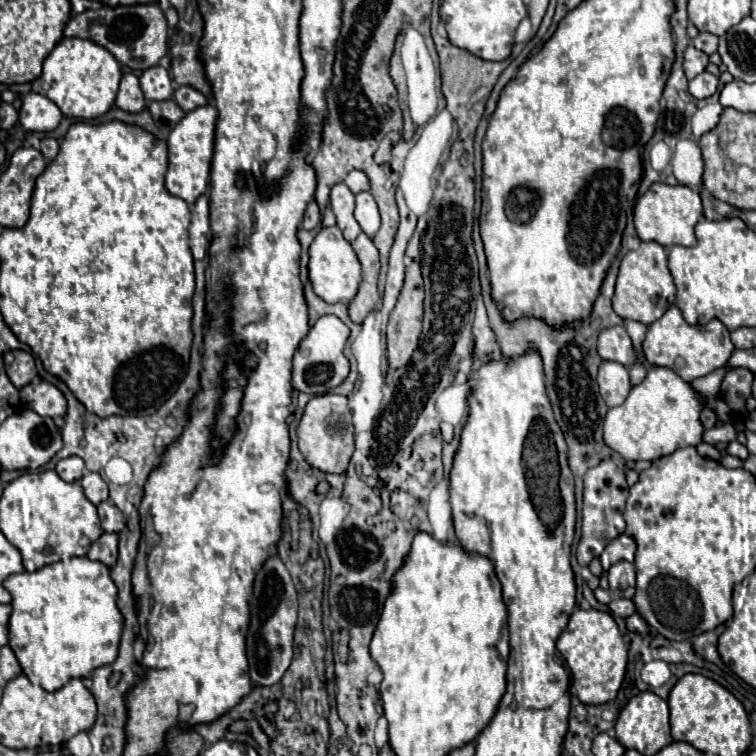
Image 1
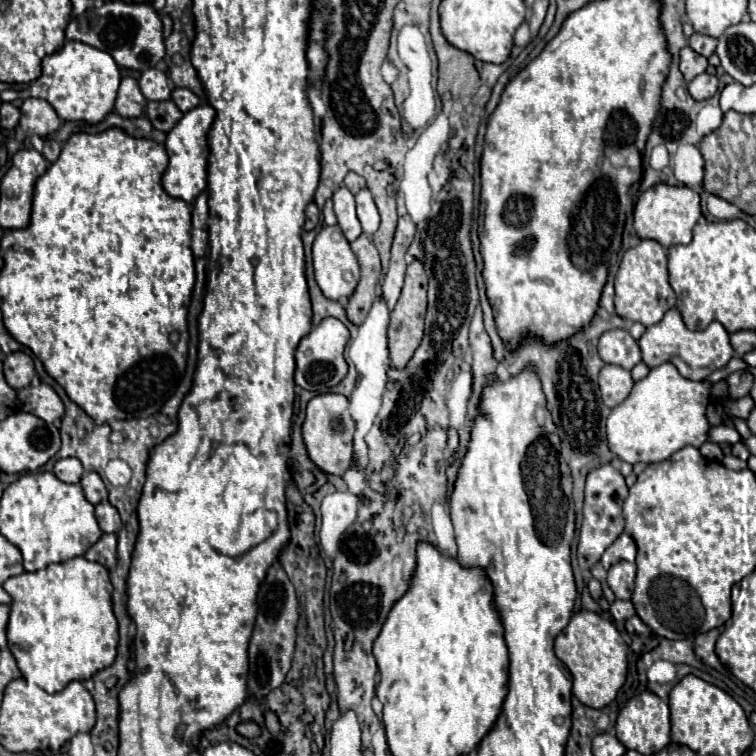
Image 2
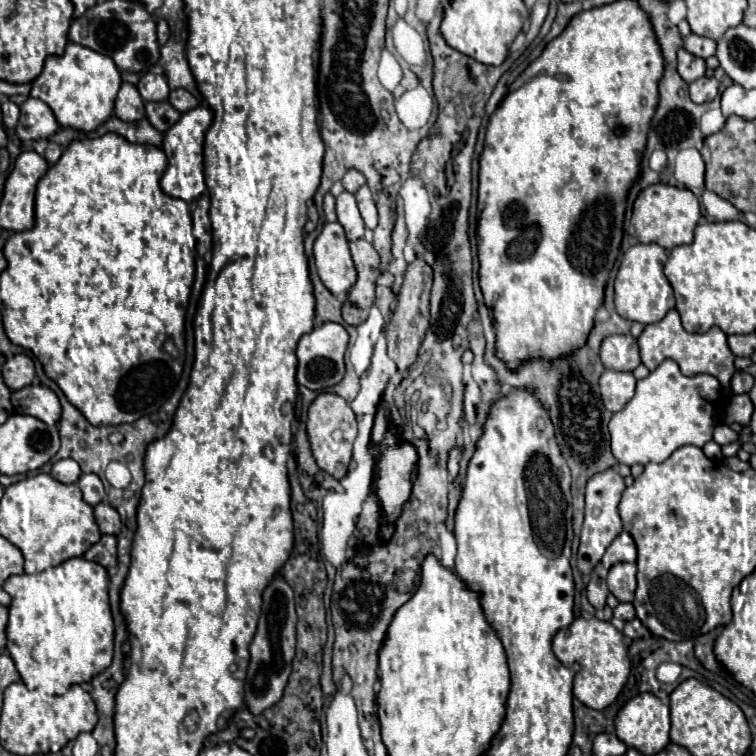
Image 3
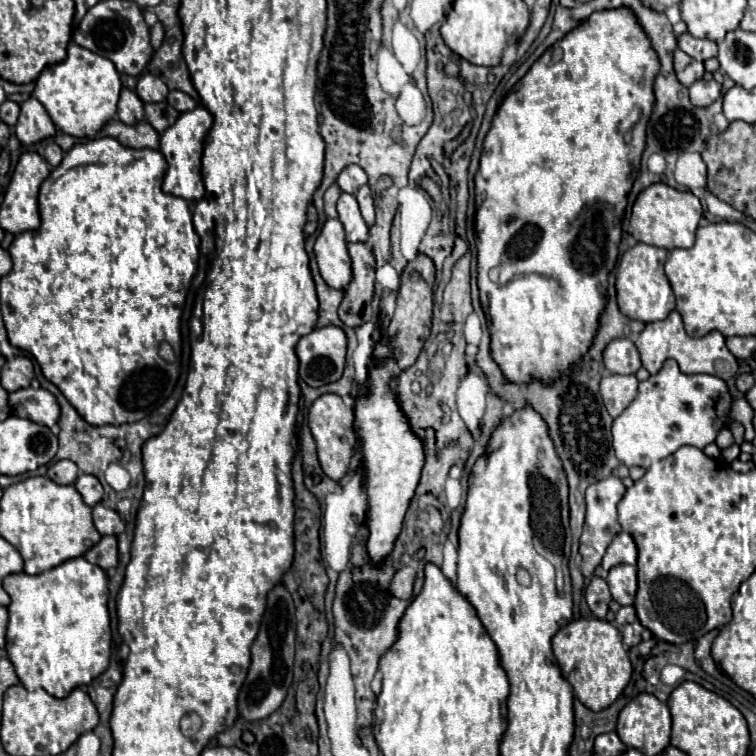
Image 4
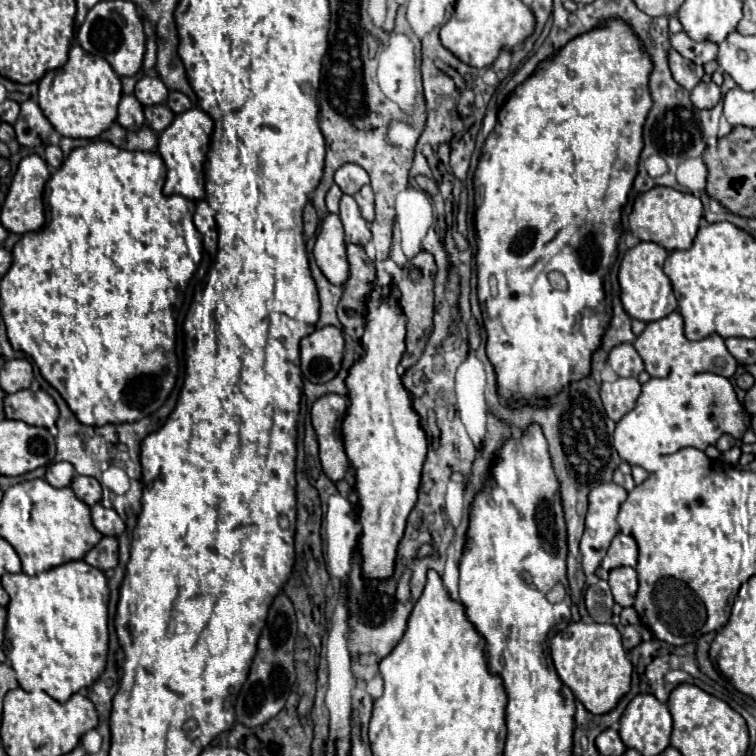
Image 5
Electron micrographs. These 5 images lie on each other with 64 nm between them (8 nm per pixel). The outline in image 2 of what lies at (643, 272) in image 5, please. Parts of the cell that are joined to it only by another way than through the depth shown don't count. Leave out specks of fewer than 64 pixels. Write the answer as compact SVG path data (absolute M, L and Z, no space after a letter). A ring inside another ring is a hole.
M642 240L638 246L624 252L618 274L616 274L616 314L624 320L640 322L644 326L652 326L662 320L662 316L674 308L676 296L668 282L666 270L666 248L654 240Z

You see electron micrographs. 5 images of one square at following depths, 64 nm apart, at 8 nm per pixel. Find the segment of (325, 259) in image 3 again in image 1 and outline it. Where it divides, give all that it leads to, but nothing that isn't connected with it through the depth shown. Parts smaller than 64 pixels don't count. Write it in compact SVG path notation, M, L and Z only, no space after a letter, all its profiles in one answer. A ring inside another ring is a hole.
M338 226L332 228L322 228L318 232L318 236L314 238L312 246L310 246L310 262L308 262L308 270L310 270L310 280L312 280L312 288L314 292L330 302L330 304L343 303L349 305L350 300L356 296L358 292L358 284L360 284L360 262L350 246L350 242L346 242L346 238L342 236Z

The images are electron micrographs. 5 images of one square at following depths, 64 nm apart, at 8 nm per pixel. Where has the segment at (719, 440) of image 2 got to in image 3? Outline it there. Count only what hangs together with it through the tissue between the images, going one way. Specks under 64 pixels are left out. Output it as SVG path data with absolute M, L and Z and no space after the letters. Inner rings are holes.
M726 424L716 426L716 430L714 430L714 442L716 442L716 444L726 446L726 444L736 442L736 440L738 440L738 434L736 434L730 426L726 426Z

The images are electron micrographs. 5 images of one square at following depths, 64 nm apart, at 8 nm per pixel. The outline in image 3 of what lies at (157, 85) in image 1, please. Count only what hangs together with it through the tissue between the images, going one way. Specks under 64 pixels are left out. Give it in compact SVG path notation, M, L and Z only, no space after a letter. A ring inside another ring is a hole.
M146 72L140 82L136 84L140 96L146 102L158 102L158 100L168 100L168 84L164 80L162 74L154 74L154 72Z

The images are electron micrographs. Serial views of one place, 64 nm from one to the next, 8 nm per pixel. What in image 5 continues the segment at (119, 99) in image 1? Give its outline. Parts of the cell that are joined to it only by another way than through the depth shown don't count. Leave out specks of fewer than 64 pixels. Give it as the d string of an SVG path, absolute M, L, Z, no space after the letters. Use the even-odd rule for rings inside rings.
M122 96L120 106L118 106L118 124L132 132L136 132L144 126L142 104L134 96Z

